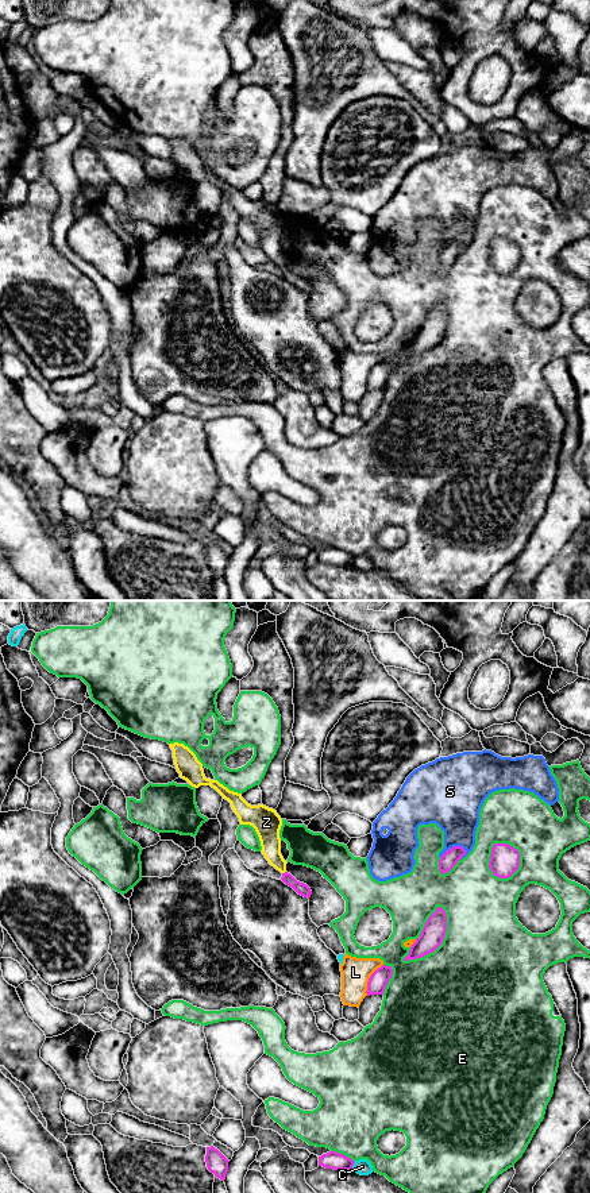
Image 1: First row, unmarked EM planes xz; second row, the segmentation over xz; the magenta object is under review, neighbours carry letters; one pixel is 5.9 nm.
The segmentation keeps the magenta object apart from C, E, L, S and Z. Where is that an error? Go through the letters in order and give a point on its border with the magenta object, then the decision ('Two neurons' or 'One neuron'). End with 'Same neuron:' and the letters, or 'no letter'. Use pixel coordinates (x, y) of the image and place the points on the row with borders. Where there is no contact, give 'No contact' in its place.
C: Touches magenta at xz (353, 1165). Two neurons
E: Touches magenta at xz (440, 944). Two neurons
L: Touches magenta at xz (369, 980). Two neurons
S: Touches magenta at xz (454, 846). Two neurons
Z: Touches magenta at xz (285, 872). One neuron
Same neuron: Z

